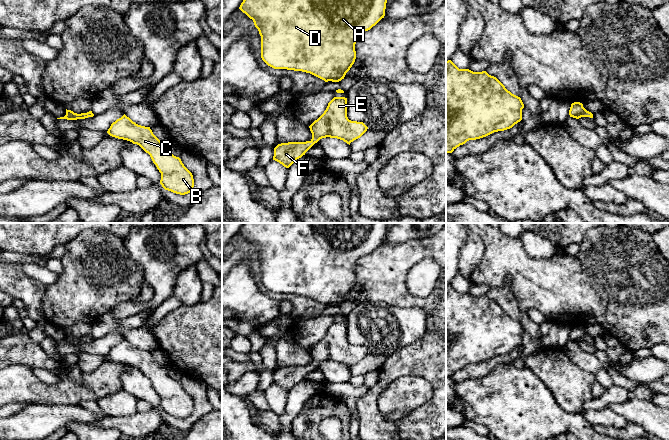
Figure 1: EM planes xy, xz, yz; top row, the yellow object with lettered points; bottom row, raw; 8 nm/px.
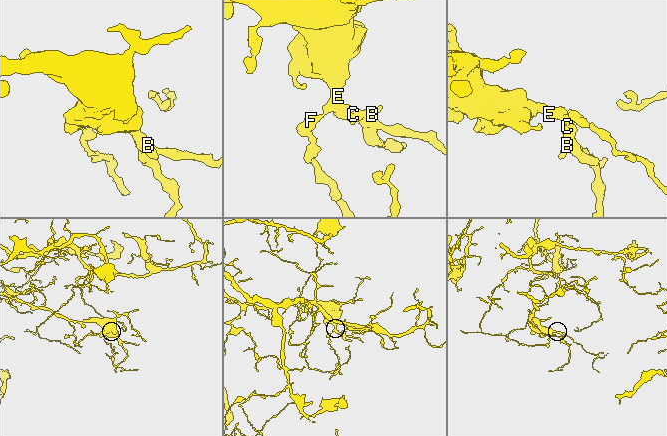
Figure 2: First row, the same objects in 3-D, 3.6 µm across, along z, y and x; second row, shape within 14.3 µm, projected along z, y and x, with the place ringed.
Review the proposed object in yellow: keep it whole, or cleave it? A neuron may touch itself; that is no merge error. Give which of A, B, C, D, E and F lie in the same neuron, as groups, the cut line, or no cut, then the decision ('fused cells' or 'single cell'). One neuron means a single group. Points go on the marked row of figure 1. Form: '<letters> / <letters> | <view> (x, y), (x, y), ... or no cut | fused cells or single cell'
A B C D E F | no cut | single cell

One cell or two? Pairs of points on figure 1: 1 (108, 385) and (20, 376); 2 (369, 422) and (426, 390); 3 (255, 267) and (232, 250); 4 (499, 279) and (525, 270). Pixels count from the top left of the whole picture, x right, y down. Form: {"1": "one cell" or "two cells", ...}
{"1": "one cell", "2": "two cells", "3": "one cell", "4": "one cell"}

